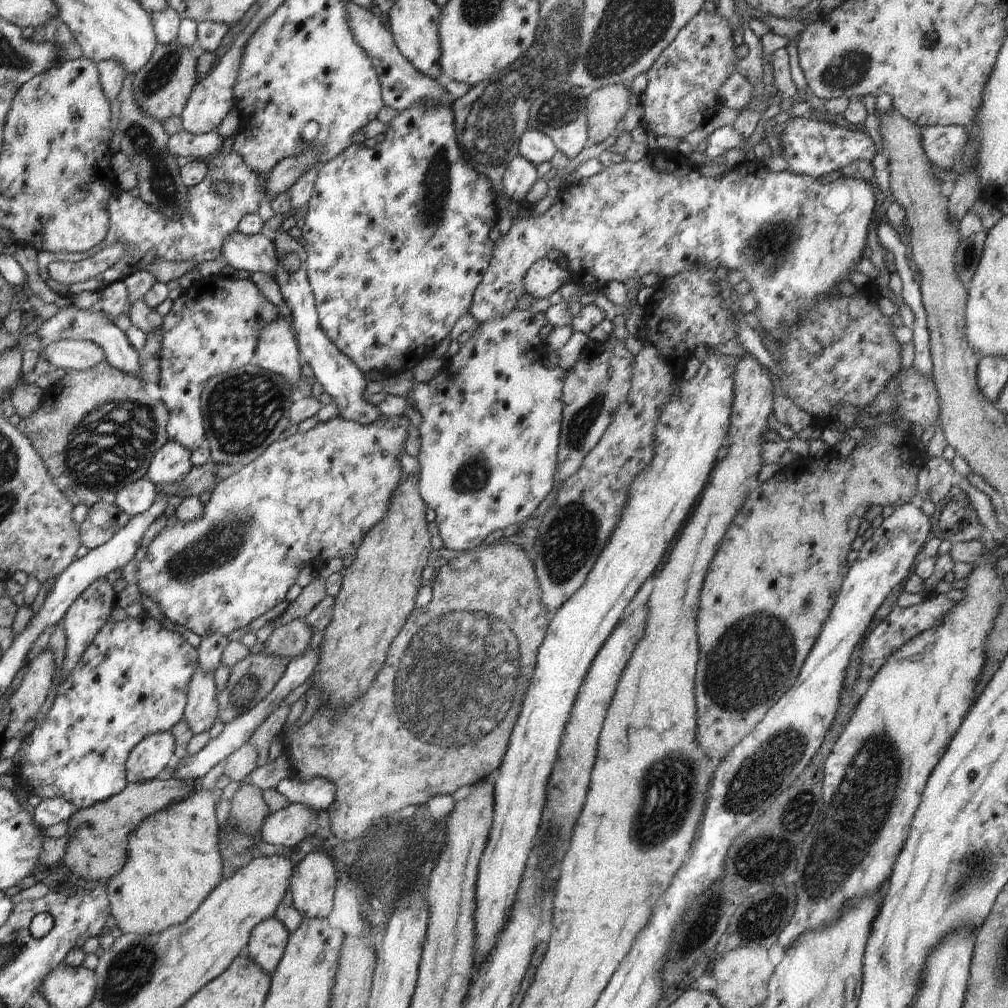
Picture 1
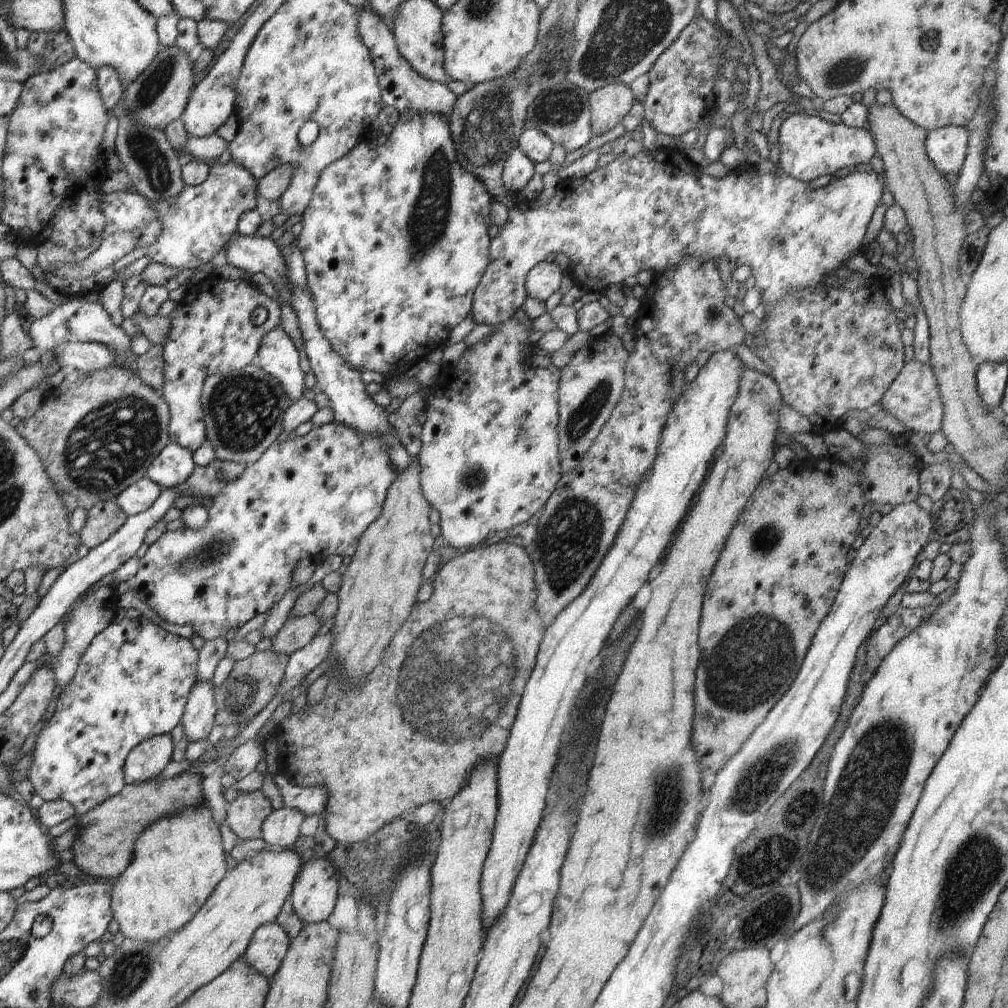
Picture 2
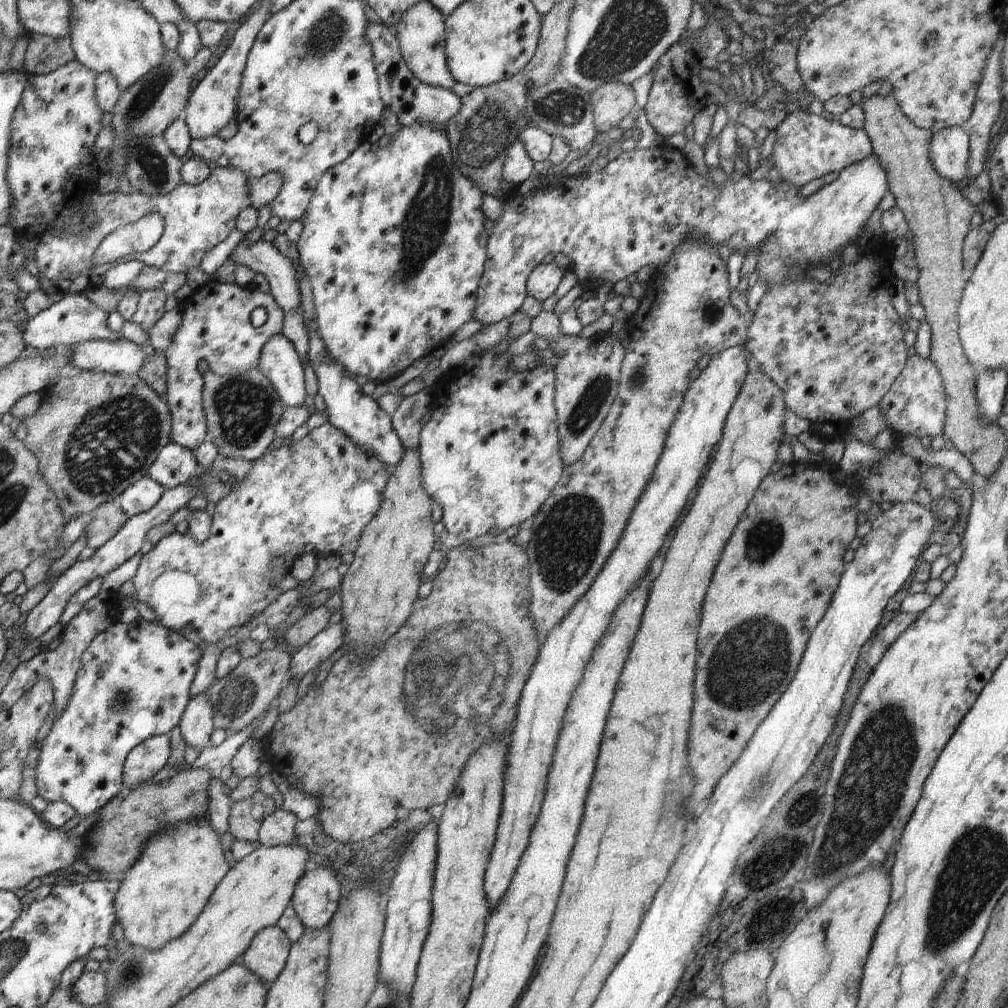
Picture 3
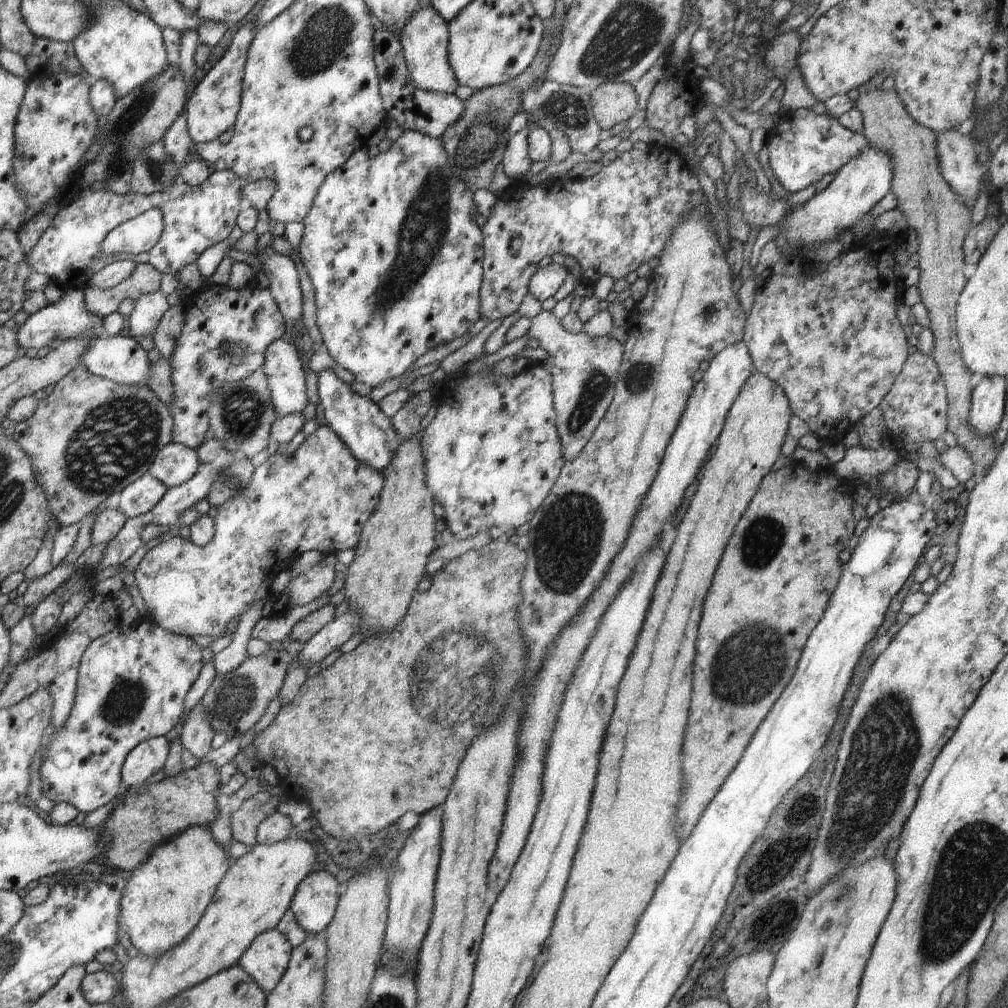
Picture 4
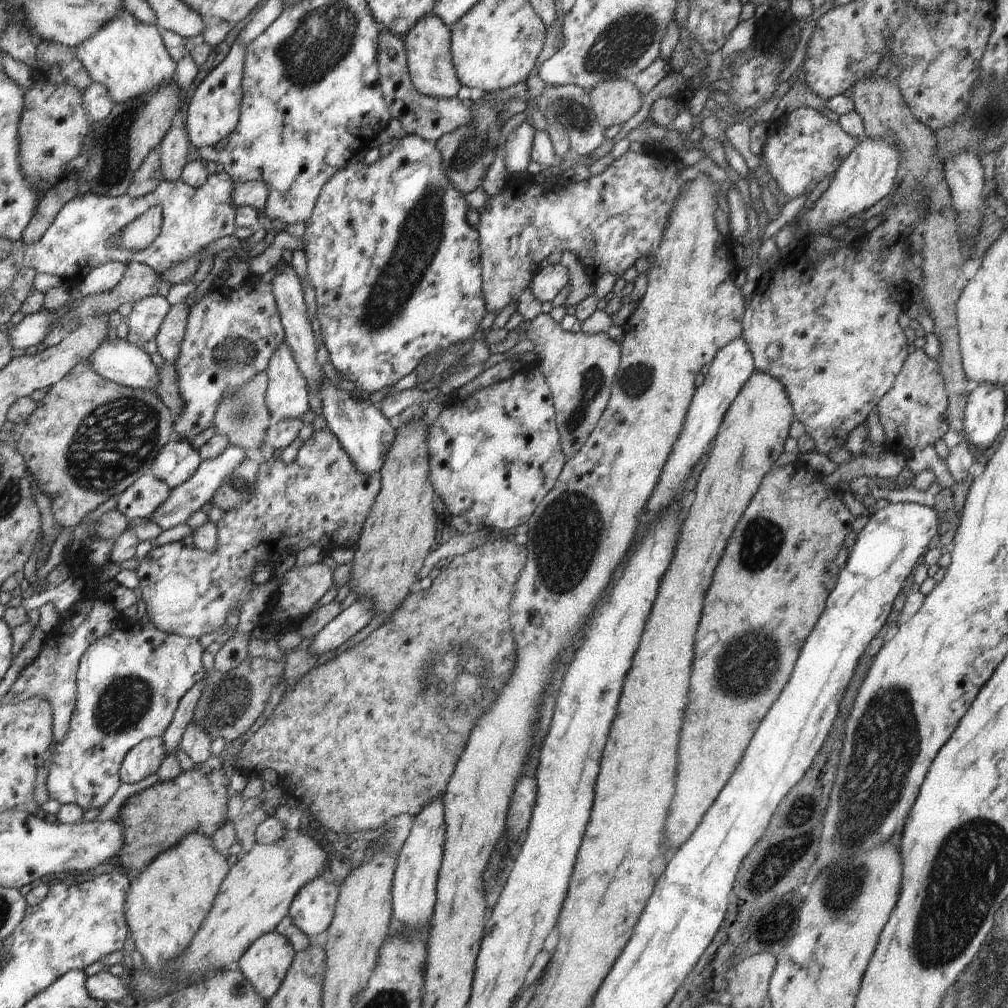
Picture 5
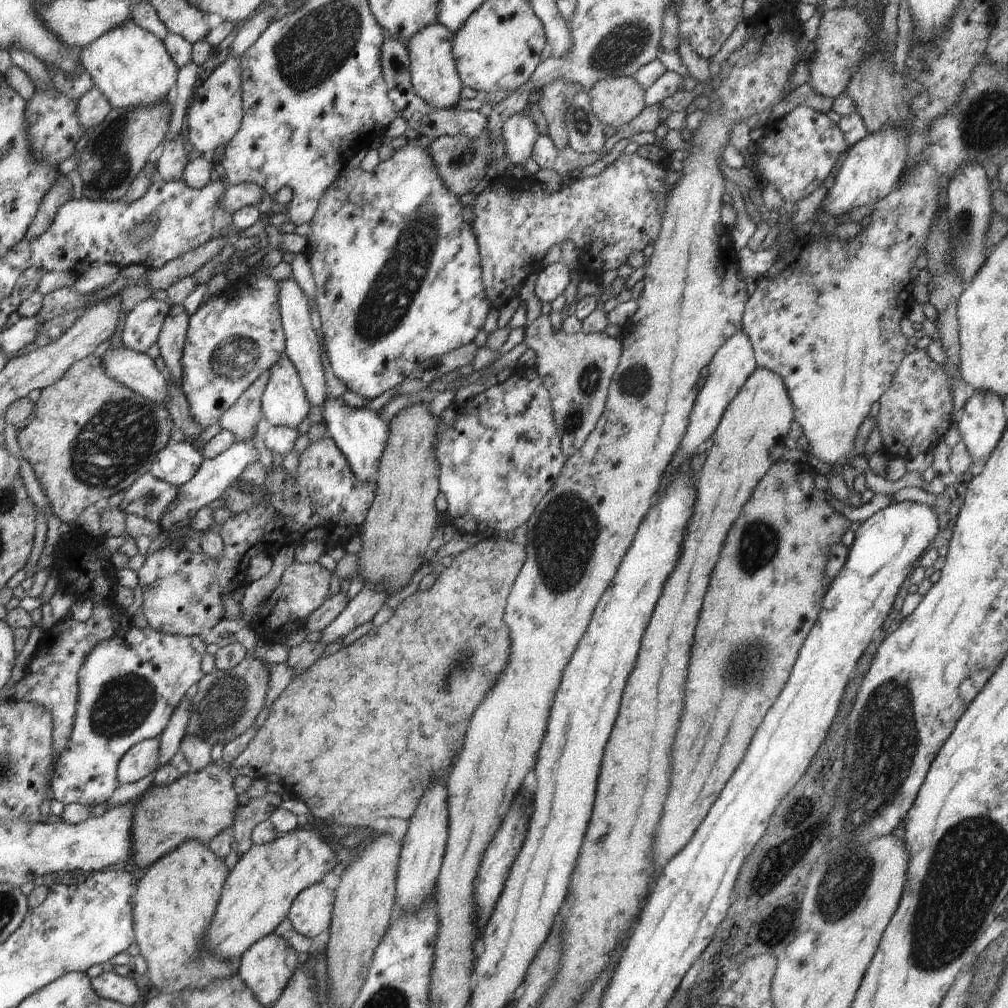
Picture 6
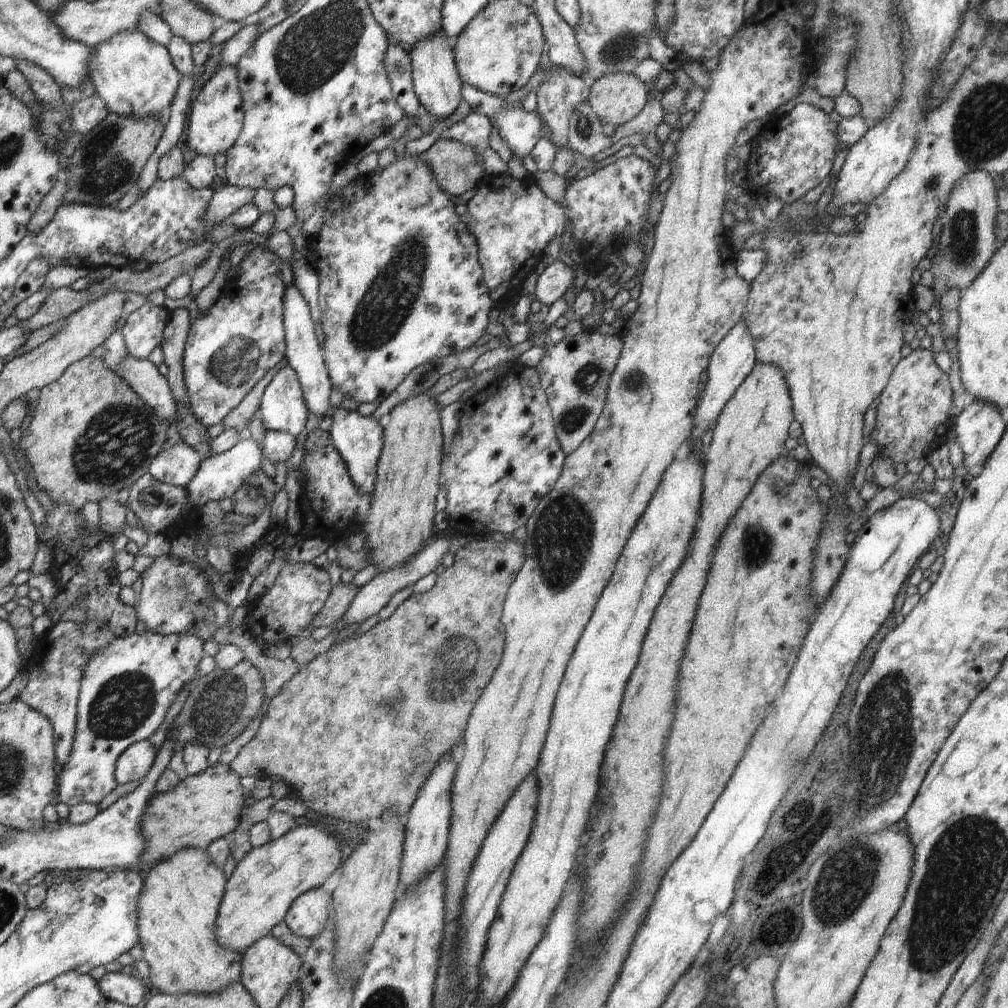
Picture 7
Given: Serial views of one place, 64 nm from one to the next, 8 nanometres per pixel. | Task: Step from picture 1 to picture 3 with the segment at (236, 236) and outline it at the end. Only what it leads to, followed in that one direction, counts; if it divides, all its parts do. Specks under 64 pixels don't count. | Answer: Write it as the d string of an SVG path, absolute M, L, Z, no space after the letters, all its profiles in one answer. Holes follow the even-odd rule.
M243 240L230 257L234 263L266 277L270 283L270 294L284 313L301 311L297 270L285 252L279 252L272 243L262 240L252 244Z

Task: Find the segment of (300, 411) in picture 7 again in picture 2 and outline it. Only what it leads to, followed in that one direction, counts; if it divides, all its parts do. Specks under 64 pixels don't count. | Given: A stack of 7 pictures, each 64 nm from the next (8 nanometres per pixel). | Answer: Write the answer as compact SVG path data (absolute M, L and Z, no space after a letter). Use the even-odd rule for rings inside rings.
M280 326L264 336L255 362L257 367L277 381L292 403L304 397L306 388L299 356L294 342Z

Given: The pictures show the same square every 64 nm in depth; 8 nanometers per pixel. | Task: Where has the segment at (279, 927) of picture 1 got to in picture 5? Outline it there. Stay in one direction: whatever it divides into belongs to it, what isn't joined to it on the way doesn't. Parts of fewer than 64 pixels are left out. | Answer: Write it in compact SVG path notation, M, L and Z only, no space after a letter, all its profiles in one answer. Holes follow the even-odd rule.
M268 932L250 944L236 966L266 1002L278 992L294 954L294 947L284 936Z

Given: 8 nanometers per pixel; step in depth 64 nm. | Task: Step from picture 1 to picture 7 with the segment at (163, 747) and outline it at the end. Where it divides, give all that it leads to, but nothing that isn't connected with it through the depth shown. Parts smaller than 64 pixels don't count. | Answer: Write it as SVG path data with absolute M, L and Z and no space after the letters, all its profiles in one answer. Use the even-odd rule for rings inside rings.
M149 739L132 744L116 761L114 770L118 785L144 780L152 768L157 752Z

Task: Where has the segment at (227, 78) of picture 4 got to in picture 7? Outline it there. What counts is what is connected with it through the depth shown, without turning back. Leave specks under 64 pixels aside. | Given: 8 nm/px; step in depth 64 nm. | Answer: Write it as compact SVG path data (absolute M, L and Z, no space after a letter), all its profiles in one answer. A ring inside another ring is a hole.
M222 65L220 70L205 83L191 104L188 119L190 124L186 148L195 150L198 155L214 157L234 146L234 142L242 132L244 120L237 66Z

